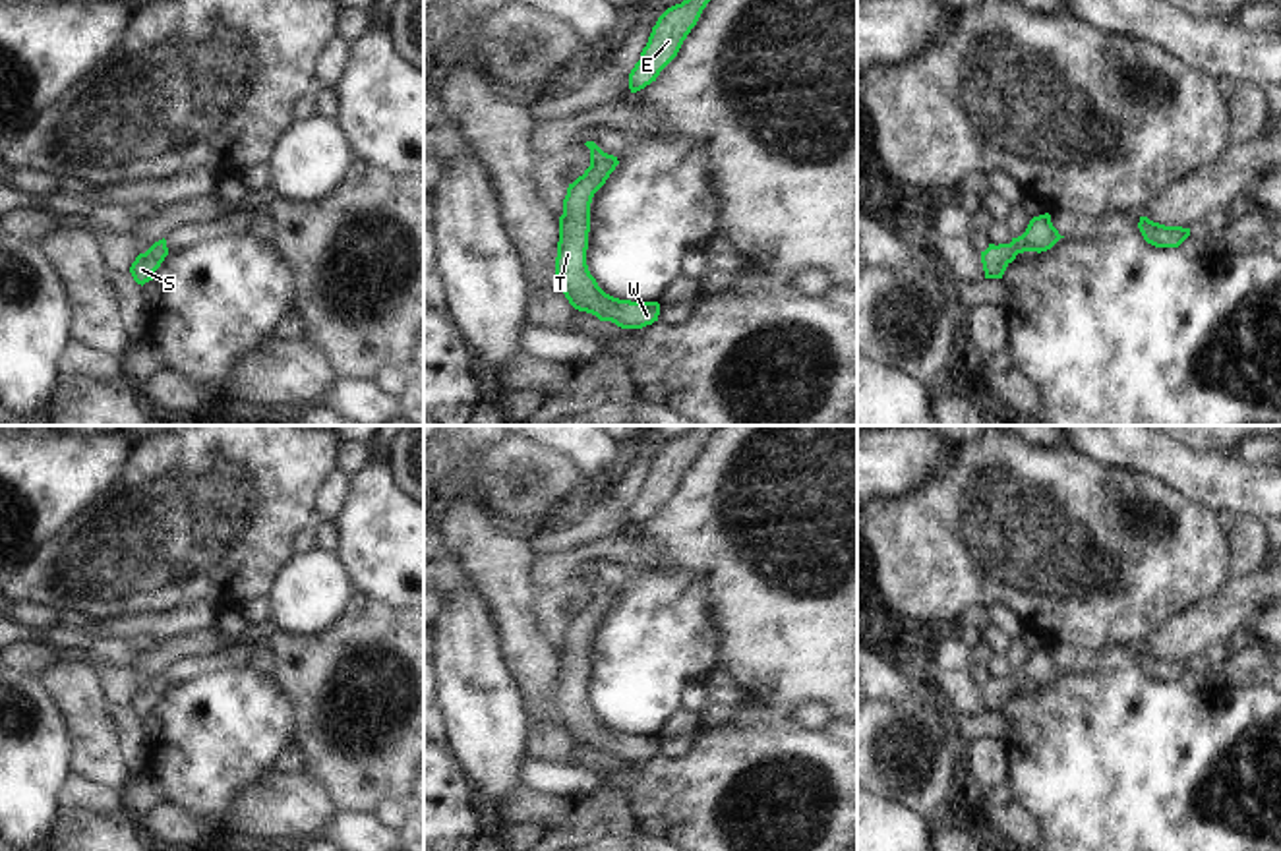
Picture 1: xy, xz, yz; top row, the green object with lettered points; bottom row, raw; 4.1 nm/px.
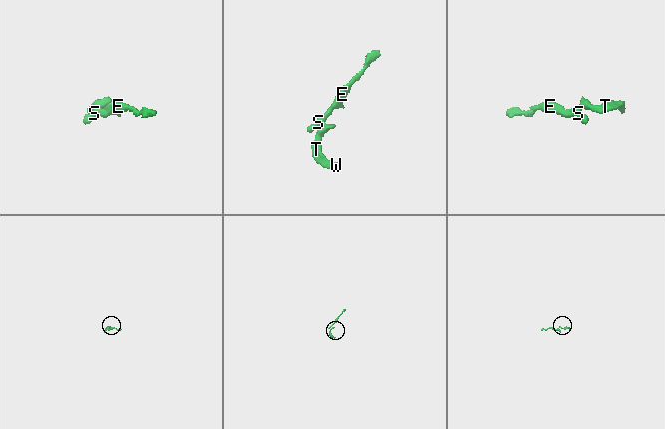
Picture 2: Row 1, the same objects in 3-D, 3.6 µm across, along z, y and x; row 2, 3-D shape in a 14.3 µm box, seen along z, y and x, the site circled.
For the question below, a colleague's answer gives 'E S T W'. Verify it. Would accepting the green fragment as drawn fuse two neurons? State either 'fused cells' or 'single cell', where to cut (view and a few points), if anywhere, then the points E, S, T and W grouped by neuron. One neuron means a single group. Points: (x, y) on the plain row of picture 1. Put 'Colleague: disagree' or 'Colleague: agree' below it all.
single cell | no cut | E S T W
Colleague: agree

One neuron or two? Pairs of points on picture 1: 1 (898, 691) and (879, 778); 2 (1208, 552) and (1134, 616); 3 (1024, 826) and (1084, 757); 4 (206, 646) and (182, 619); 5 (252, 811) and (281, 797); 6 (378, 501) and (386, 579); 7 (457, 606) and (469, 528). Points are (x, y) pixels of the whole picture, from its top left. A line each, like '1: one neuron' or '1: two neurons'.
1: two neurons
2: one neuron
3: two neurons
4: two neurons
5: one neuron
6: one neuron
7: two neurons

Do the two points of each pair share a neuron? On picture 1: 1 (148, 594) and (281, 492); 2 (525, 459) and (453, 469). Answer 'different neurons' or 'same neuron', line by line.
1: same neuron
2: same neuron

